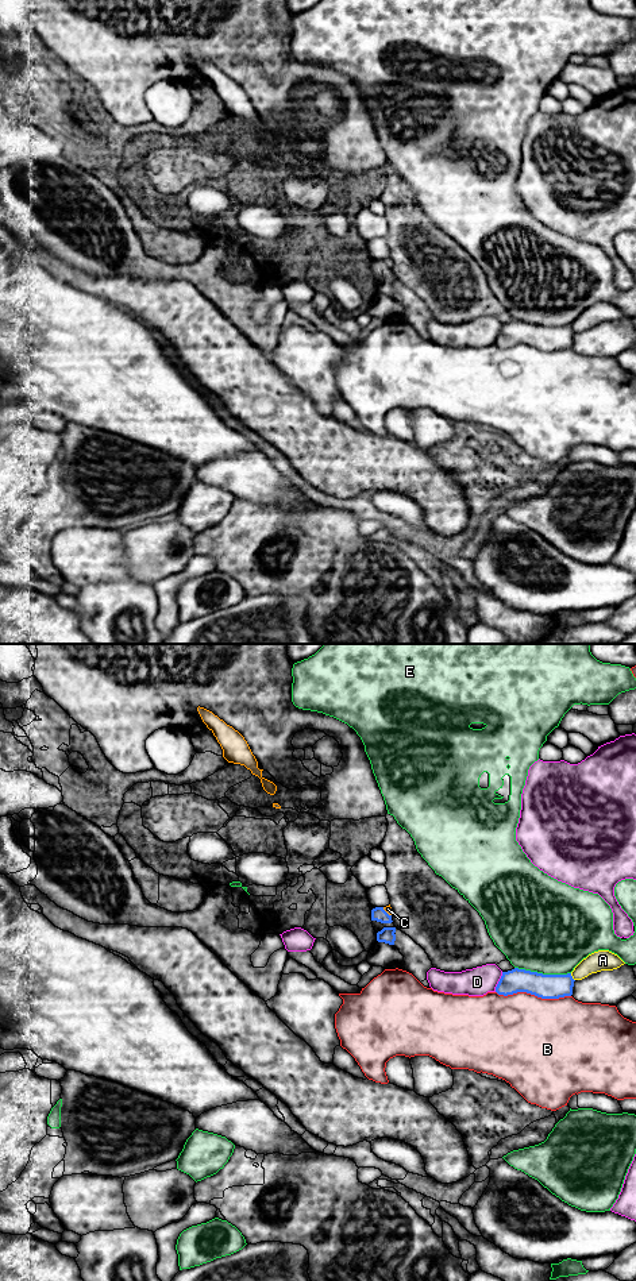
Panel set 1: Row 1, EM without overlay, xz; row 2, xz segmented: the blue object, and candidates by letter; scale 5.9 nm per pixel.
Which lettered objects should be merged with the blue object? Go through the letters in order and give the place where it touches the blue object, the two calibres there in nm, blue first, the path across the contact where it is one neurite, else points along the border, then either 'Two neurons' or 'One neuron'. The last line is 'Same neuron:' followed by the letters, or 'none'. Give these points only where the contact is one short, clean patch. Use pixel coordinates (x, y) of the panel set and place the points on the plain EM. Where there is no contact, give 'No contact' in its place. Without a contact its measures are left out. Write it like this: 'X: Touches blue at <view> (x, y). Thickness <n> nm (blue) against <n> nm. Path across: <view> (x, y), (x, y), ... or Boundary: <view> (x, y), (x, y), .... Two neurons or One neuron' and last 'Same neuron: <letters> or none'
A: Touches blue at xz (571, 330). Thickness 140 nm (blue) against 130 nm. Boundary: xz (570, 325), (574, 332). Two neurons
B: Touches blue at xz (534, 346). Thickness 140 nm (blue) against 480 nm. Two neurons
C: Touches blue at xz (385, 263). Thickness 90 nm (blue) against 50 nm. Two neurons
D: Touches blue at xz (498, 334). Thickness 140 nm (blue) against 170 nm. Two neurons
E: Touches blue at xz (542, 325). Thickness 140 nm (blue) against 500 nm. Two neurons
Same neuron: none

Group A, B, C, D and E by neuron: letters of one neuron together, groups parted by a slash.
A / B / C / D / E

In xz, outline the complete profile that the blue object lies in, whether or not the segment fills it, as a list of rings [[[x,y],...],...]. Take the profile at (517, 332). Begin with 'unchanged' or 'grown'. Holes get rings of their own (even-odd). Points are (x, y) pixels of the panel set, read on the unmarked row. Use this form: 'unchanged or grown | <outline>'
unchanged | [[[514,320],[502,324],[496,344],[504,348],[527,344],[541,351],[559,351],[573,347],[574,333],[571,325],[543,327]]]

